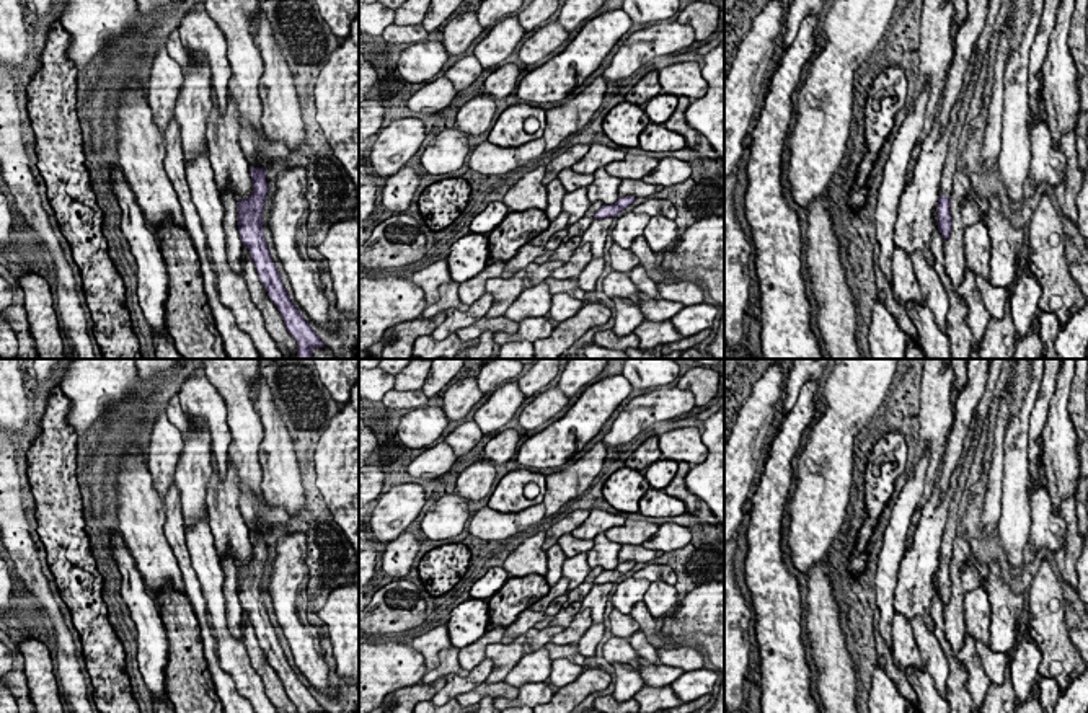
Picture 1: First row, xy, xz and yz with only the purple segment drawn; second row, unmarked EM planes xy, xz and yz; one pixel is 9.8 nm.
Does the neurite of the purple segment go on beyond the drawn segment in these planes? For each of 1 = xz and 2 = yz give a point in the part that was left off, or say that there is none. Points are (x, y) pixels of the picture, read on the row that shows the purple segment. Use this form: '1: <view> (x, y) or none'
1: none
2: yz (950, 168)

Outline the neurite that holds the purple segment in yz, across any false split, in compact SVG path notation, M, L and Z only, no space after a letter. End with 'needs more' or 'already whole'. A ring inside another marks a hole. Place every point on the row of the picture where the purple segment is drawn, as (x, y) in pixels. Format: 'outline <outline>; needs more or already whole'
outline M988 0L988 13L985 18L985 24L977 39L977 54L975 54L974 70L972 70L969 85L962 90L962 101L961 101L961 108L956 116L956 126L949 137L948 157L943 166L940 196L936 202L936 212L938 212L936 225L944 240L949 237L949 227L951 227L949 196L953 189L953 178L958 171L958 160L959 160L958 145L959 145L959 139L962 135L962 131L967 121L967 113L971 109L971 101L974 98L975 83L977 83L977 78L982 69L984 55L988 49L990 36L992 36L995 18L998 15L1000 7L1002 7L1002 0Z; needs more

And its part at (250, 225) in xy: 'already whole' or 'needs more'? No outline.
already whole

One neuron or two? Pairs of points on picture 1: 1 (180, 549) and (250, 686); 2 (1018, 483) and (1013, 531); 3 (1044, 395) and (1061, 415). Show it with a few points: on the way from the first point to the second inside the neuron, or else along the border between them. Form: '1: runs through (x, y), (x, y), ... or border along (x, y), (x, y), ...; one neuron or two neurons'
1: border along (188, 555), (207, 609); two neurons
2: runs through (1015, 495), (1015, 519); one neuron
3: border along (1057, 376), (1048, 421), (1041, 436); two neurons

